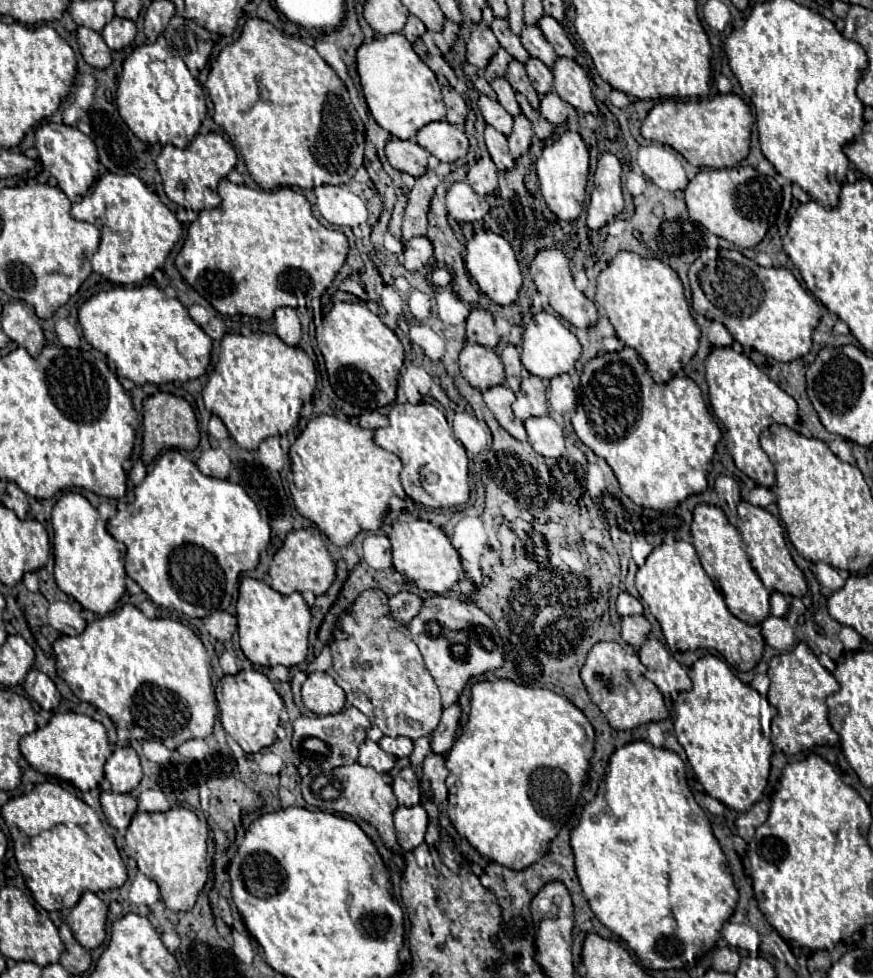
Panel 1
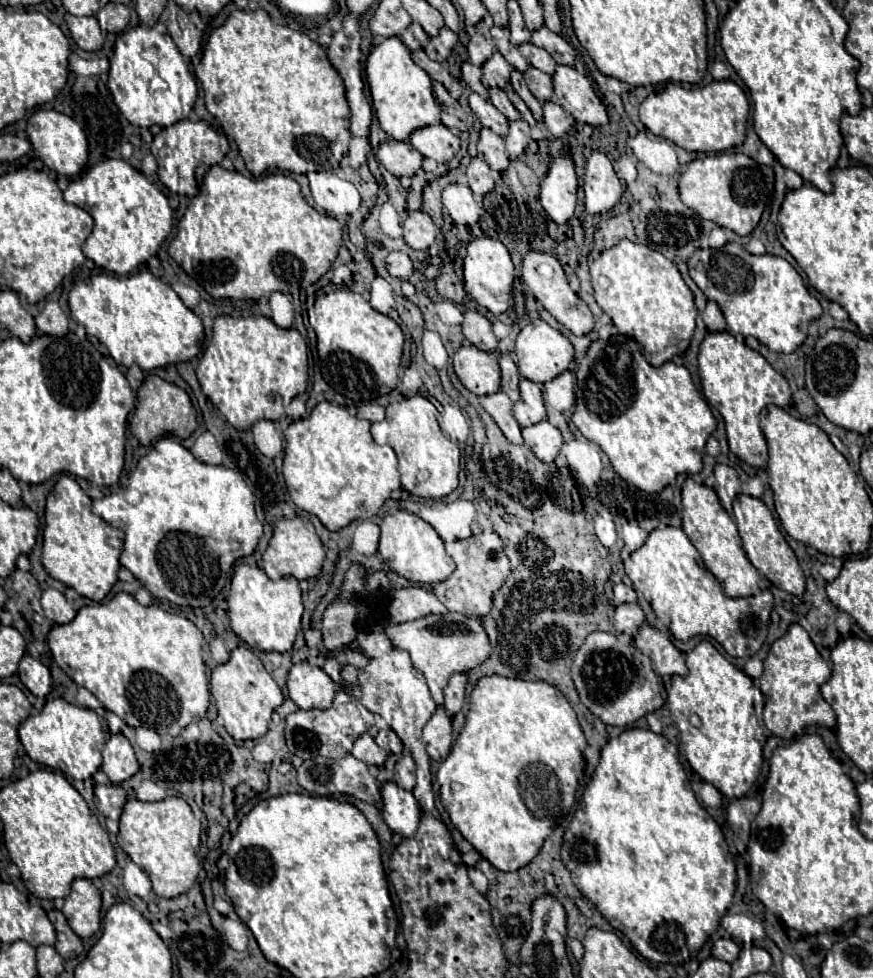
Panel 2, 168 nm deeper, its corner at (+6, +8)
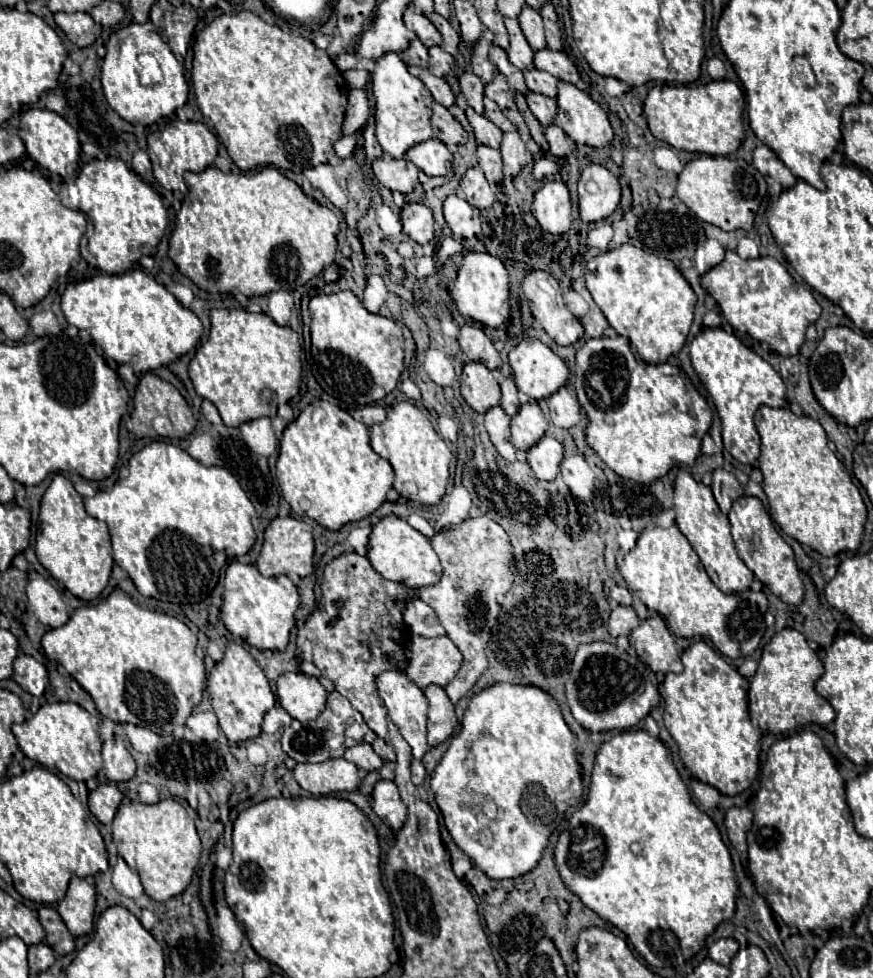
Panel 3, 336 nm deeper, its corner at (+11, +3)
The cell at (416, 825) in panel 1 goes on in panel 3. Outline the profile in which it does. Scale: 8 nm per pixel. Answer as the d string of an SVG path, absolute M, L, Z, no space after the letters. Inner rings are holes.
M379 780L371 794L373 798L373 812L393 830L399 830L407 818L405 804L401 802L399 790L389 780Z

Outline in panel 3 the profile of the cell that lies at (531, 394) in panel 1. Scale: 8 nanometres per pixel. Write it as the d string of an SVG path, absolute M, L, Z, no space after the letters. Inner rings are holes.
M537 402L523 404L517 418L511 420L511 442L517 450L527 452L547 432L547 420Z

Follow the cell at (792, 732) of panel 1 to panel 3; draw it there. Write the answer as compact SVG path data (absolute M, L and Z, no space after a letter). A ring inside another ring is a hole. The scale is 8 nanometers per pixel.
M783 628L763 648L759 668L751 678L749 696L759 708L763 732L789 732L803 724L829 724L835 720L833 706L815 692L815 682L823 674L823 662L809 648L805 636L795 628Z

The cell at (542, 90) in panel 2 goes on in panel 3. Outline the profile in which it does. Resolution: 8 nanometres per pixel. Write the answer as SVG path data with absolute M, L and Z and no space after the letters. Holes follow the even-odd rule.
M527 92L525 98L527 98L527 104L529 104L531 112L541 122L543 128L553 124L553 118L557 114L557 102L553 98L545 98L543 94L533 94L533 92Z

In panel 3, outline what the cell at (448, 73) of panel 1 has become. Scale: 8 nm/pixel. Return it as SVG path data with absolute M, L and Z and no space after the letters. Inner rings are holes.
M411 66L409 72L411 72L413 76L417 76L417 78L429 88L429 92L433 94L433 100L435 100L435 102L443 104L445 108L451 108L451 106L455 104L455 96L453 96L453 92L451 92L449 84L447 84L443 78L437 78L437 76L429 74L427 68L417 68L417 66Z

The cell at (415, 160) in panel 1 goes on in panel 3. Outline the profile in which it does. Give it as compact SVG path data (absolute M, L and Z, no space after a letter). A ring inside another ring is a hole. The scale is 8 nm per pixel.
M379 158L373 162L373 174L375 178L389 190L397 190L401 194L409 194L413 192L415 184L417 184L417 166L413 166L413 162L405 160L405 158Z

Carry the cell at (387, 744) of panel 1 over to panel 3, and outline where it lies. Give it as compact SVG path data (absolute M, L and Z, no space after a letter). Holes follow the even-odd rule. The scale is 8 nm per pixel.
M377 738L377 740L373 742L373 750L375 750L383 760L391 760L391 762L395 762L395 750L393 750L393 746L389 746L385 740Z

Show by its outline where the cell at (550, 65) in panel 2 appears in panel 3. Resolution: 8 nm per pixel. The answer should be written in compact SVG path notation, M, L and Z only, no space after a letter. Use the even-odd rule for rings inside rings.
M529 70L525 72L525 82L527 88L535 94L545 94L549 98L557 96L557 78L553 78L549 72L541 72L541 70Z

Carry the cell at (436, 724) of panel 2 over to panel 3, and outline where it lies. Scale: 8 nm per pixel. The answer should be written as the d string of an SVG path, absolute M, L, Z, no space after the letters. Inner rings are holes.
M427 686L425 696L429 700L429 732L427 740L429 746L441 744L445 738L449 738L457 726L457 716L455 716L455 706L447 698L445 690L441 686Z

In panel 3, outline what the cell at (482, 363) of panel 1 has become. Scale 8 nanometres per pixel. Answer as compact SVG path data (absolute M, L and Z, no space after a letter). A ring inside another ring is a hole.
M469 362L463 366L461 374L461 394L465 402L479 414L485 414L489 408L499 406L501 390L491 370L481 362Z

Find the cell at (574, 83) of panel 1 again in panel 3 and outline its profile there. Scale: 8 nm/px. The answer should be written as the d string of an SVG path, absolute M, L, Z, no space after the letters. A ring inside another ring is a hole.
M559 82L557 88L559 110L555 124L563 128L575 144L587 144L593 148L607 146L613 140L613 128L601 106L573 84Z

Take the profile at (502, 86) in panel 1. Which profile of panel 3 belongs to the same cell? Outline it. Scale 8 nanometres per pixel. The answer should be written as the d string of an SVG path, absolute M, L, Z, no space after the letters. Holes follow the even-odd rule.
M485 98L485 116L487 116L501 132L513 132L513 130L515 130L515 126L503 116L501 108L499 108L493 100L489 100L489 98Z

